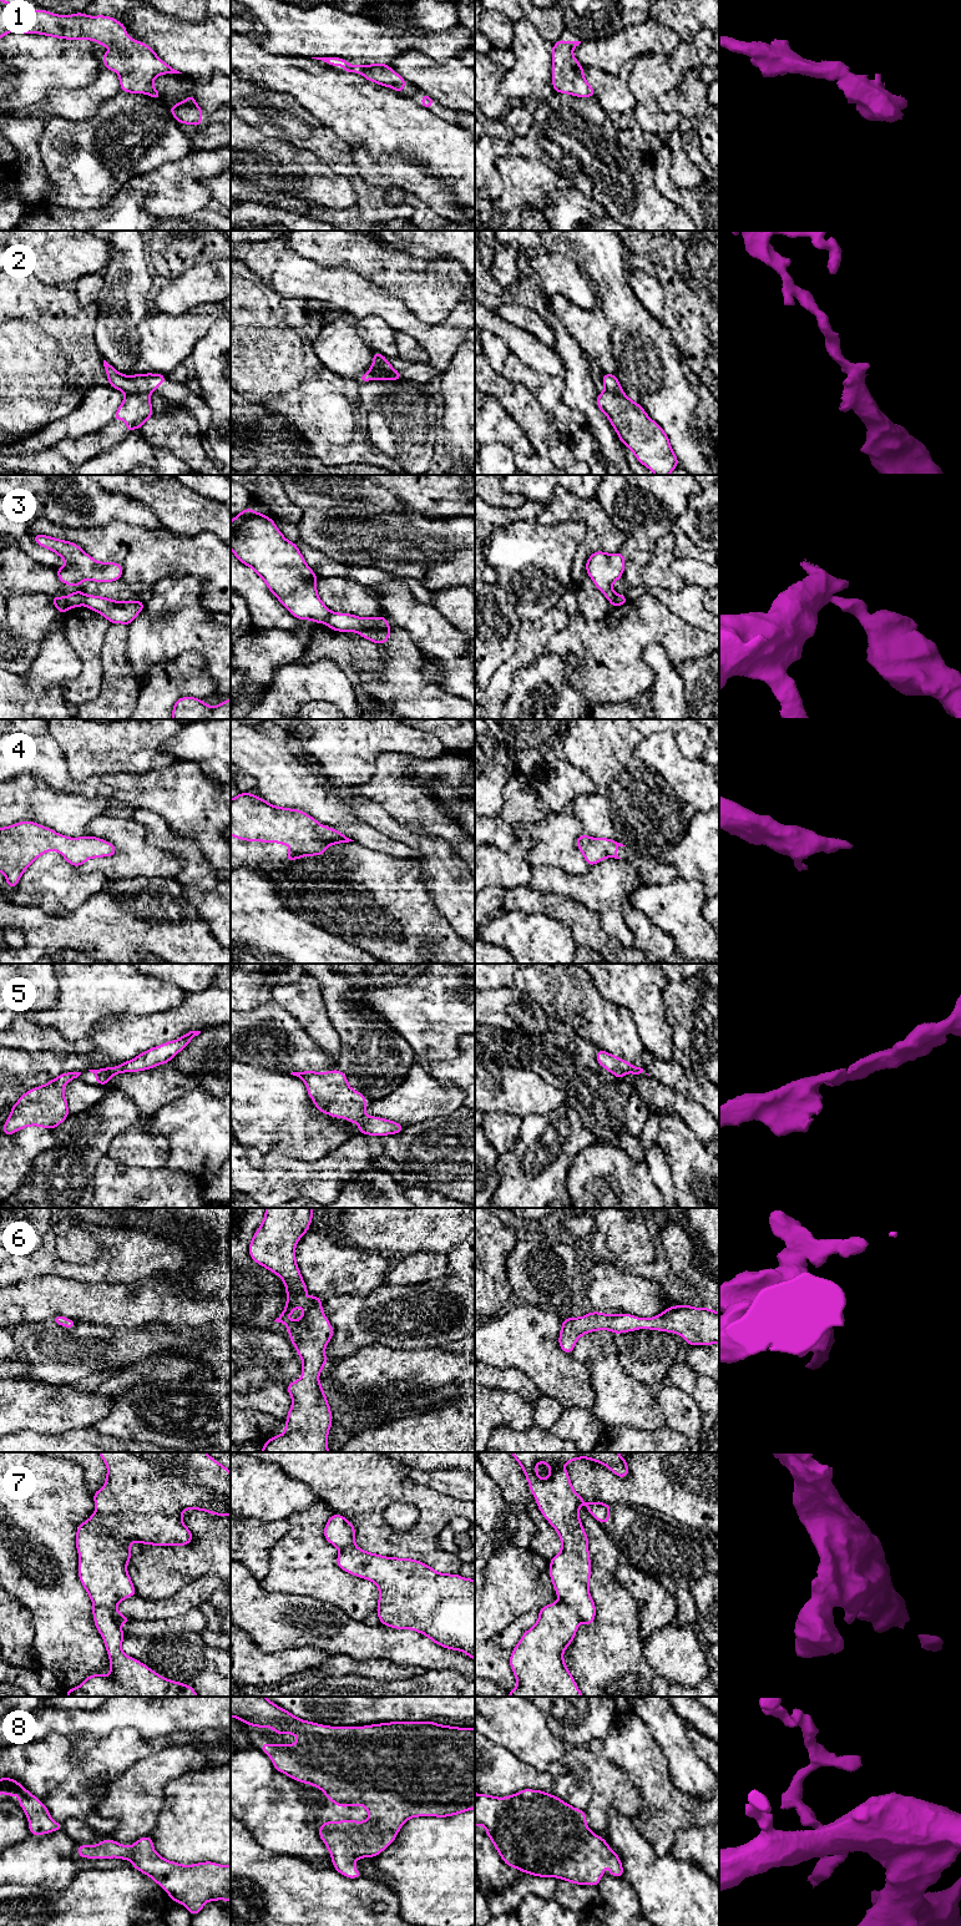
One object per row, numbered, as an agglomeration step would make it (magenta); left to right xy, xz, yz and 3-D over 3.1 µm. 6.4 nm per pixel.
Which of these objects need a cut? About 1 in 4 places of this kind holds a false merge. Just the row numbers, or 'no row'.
2, 3, 7

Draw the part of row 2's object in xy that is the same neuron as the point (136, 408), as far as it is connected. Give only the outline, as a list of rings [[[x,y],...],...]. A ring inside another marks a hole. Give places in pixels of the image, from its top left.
[[[148,393],[126,394],[126,398],[116,410],[113,420],[125,420],[126,430],[130,433],[140,429],[153,414]]]

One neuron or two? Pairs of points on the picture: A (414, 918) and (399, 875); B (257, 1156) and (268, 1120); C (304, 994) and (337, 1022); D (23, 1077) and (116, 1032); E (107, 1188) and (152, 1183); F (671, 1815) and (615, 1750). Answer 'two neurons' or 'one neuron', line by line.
A: one neuron
B: two neurons
C: two neurons
D: one neuron
E: one neuron
F: one neuron

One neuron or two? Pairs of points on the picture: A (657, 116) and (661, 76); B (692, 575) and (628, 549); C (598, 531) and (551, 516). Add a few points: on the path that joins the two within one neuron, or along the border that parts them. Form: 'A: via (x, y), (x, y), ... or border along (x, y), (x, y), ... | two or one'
A: via (651, 106), (651, 86) | one
B: border along (673, 557), (669, 567), (686, 584) | two
C: via (587, 519), (582, 514), (564, 514) | one

